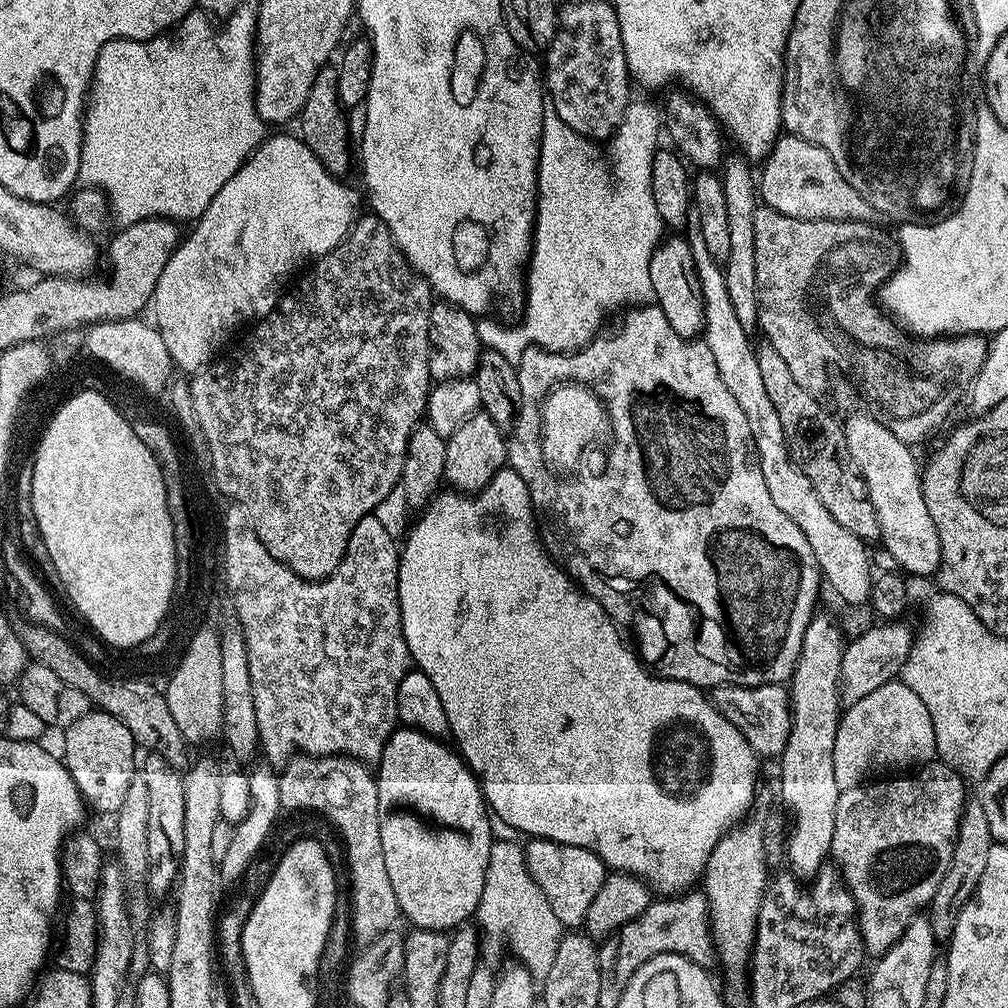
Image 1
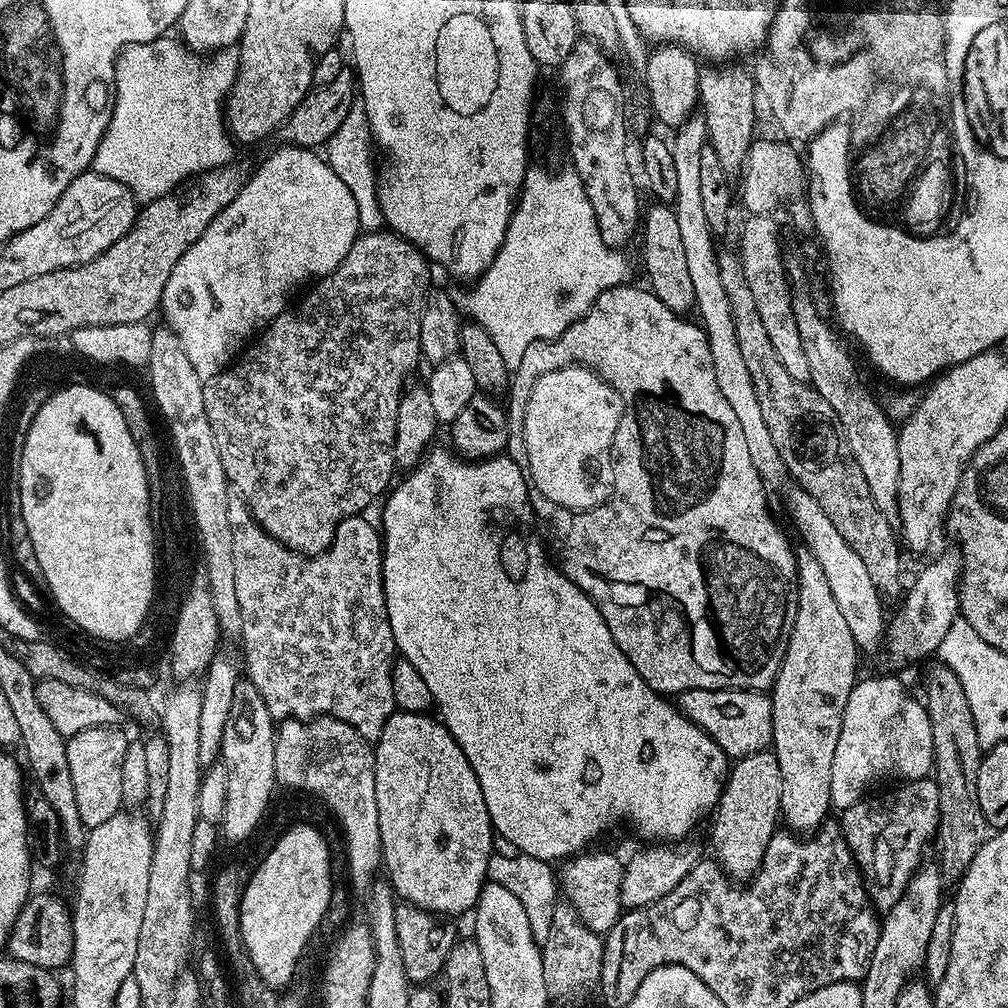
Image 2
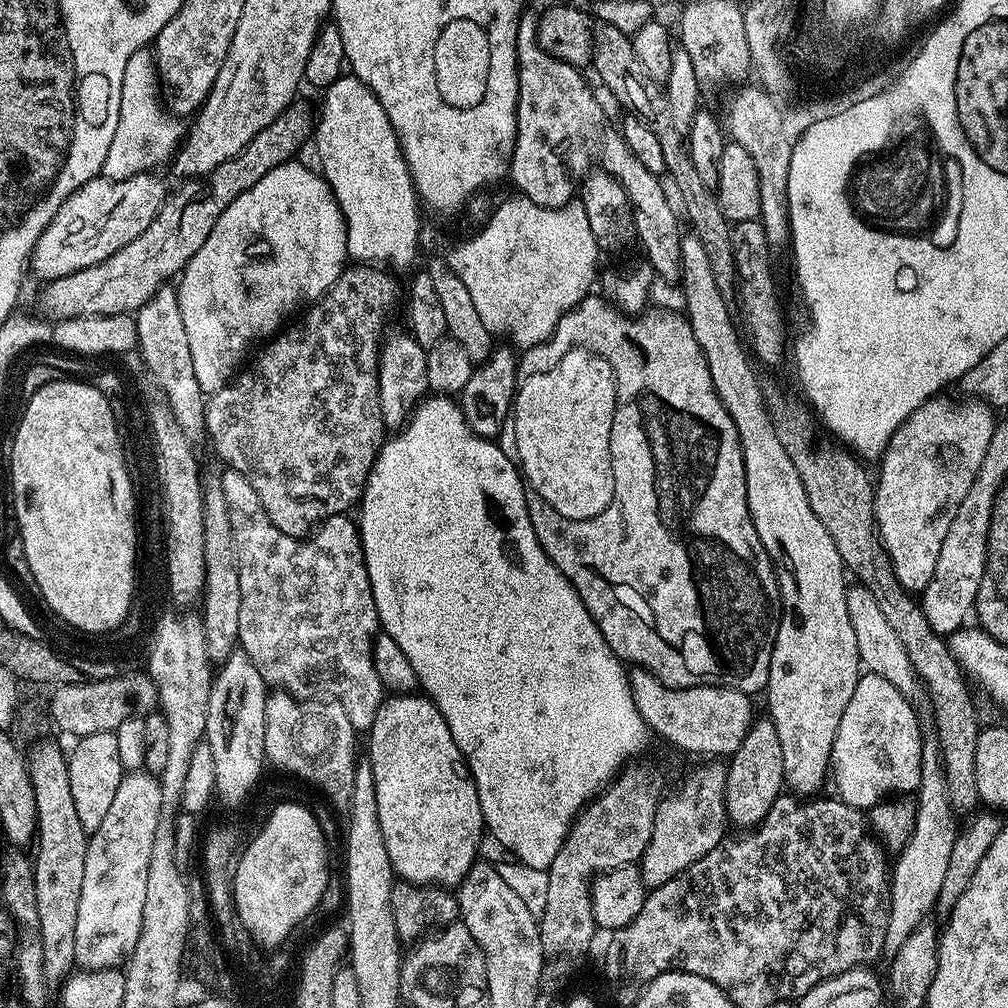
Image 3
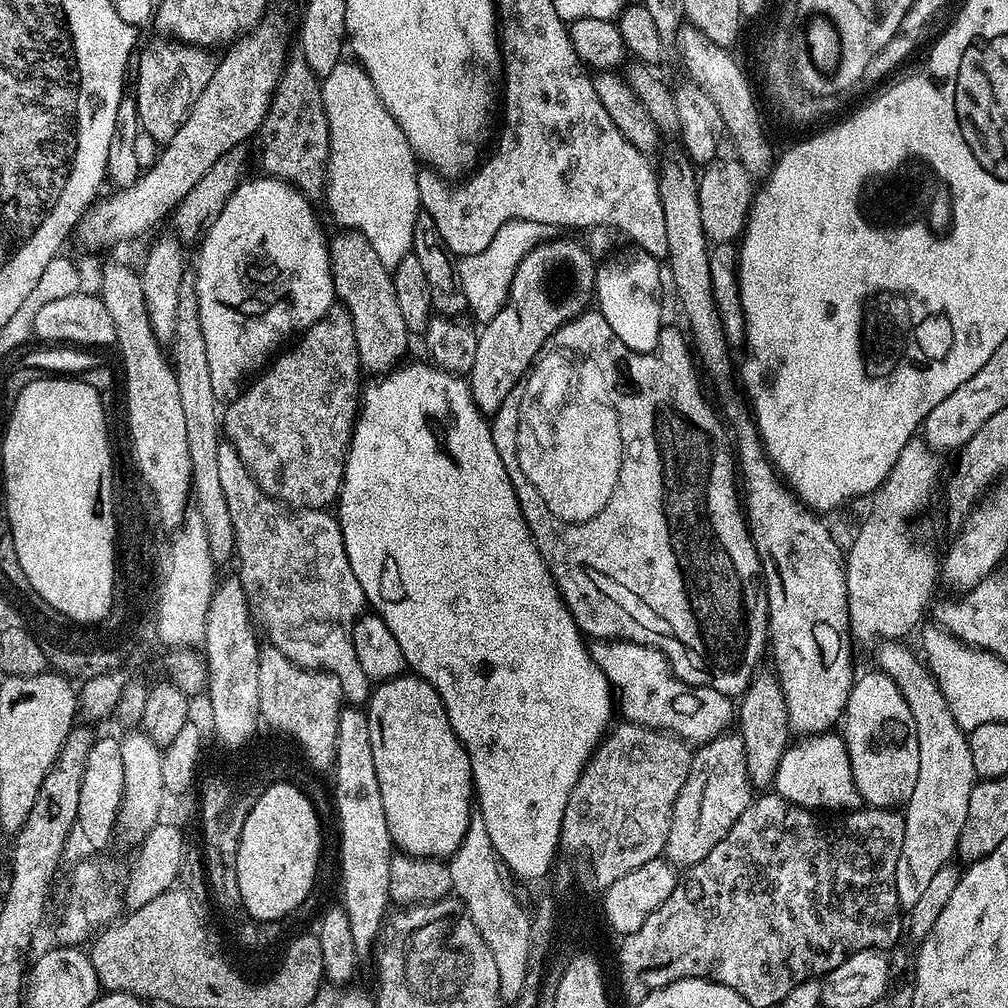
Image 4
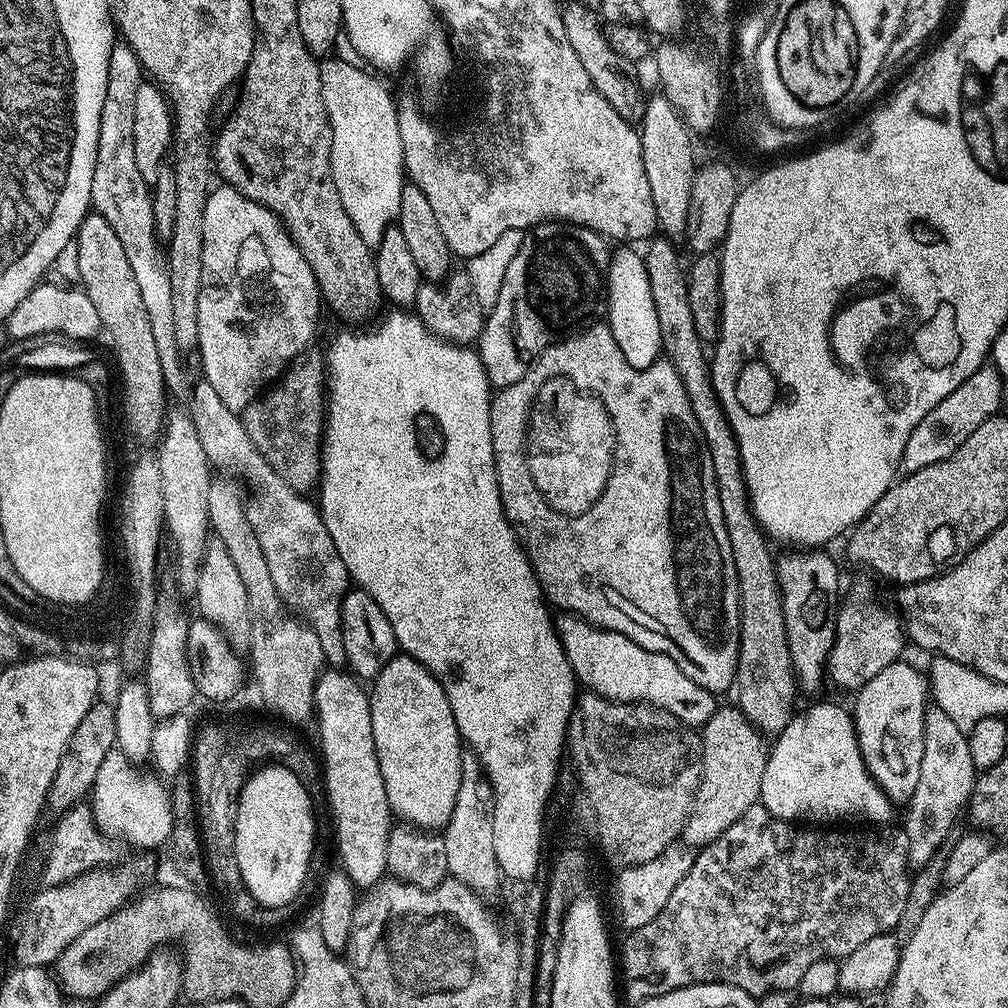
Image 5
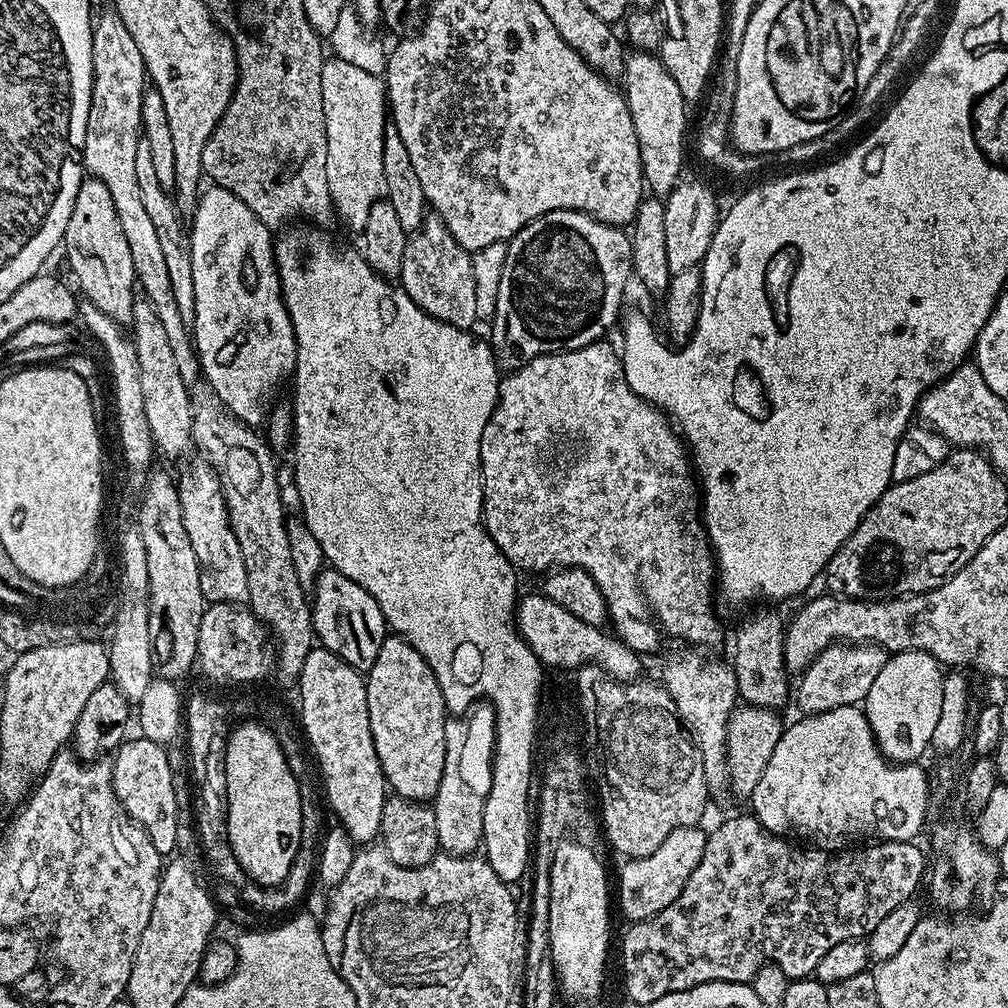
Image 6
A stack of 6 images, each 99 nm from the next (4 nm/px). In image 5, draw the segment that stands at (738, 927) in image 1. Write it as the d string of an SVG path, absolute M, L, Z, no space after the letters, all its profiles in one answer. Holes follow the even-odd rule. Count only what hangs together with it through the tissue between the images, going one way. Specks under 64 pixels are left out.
M652 238L647 241L646 247L642 252L642 267L646 278L650 282L650 298L652 299L652 314L655 320L658 322L658 330L660 331L660 346L663 355L672 363L678 370L678 378L682 378L682 386L686 390L686 398L690 402L690 410L694 410L694 418L698 418L698 426L702 426L702 434L706 438L706 446L710 450L710 458L714 462L714 478L718 482L718 498L722 502L722 518L726 522L726 534L730 534L730 550L734 550L734 564L736 566L736 573L738 574L738 582L740 583L740 658L738 660L738 670L736 671L736 682L734 685L734 693L736 692L735 703L738 705L740 713L744 715L746 719L759 732L763 732L765 737L775 738L779 736L782 730L786 730L786 726L792 721L794 713L797 711L796 708L796 692L798 693L798 685L796 682L796 671L792 665L792 659L790 658L790 646L788 645L788 635L786 634L786 618L784 617L784 611L782 610L782 598L780 597L780 583L776 577L776 560L774 555L768 547L770 547L769 541L766 539L763 532L760 531L760 525L756 523L754 514L752 513L752 503L748 500L748 487L744 481L744 471L742 470L742 458L740 457L740 451L738 450L738 442L734 438L732 433L732 427L730 422L726 418L726 414L722 410L722 406L718 402L716 397L716 391L712 385L712 373L710 371L710 356L706 351L705 341L700 339L698 330L694 326L694 316L690 314L690 304L688 302L688 278L686 275L686 264L680 261L680 256L676 253L676 248L671 239L668 238Z

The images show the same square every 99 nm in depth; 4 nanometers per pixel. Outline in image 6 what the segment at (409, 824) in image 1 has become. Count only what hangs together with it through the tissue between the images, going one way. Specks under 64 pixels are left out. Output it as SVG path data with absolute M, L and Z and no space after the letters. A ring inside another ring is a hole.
M395 634L385 635L382 650L374 658L374 666L366 674L366 701L369 703L370 730L373 731L374 748L378 762L384 771L387 787L393 793L407 800L428 802L433 799L442 782L442 772L446 766L446 722L450 715L444 706L442 690L430 670L430 666L406 642Z

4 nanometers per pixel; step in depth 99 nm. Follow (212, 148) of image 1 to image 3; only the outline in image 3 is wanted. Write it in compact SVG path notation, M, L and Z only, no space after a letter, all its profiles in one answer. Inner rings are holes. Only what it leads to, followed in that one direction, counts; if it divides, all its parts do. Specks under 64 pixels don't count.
M148 50L135 52L130 62L126 62L126 74L122 78L118 130L114 130L114 142L110 142L103 175L109 176L112 180L125 180L143 172L152 172L167 160L169 163L186 136L185 125L183 128L180 124L183 123L162 107L153 53Z

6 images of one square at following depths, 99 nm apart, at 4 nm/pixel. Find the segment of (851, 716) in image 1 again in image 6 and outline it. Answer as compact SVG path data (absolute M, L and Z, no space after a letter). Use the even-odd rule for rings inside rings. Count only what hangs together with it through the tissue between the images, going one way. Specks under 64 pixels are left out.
M898 652L885 659L878 678L870 686L870 694L862 702L864 717L870 722L870 730L880 752L894 764L910 764L919 761L924 751L929 751L934 730L938 726L938 714L942 714L942 682L946 675L939 660L925 652Z

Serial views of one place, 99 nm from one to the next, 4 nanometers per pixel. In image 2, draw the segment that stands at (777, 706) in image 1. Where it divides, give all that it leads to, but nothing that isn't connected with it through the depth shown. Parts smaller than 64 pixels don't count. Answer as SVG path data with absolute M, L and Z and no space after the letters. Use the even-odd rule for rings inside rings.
M695 688L679 693L678 707L703 732L722 746L729 758L749 756L765 751L771 745L774 718L772 697L760 690L743 688Z

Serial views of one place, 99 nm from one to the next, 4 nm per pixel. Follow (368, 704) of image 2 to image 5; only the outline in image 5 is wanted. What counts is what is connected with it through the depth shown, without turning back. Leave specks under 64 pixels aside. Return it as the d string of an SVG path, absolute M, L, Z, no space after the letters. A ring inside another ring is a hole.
M197 380L186 411L192 417L208 462L221 473L256 484L252 488L252 497L249 495L246 500L246 518L250 522L250 530L254 530L254 538L258 538L258 546L262 546L262 554L266 556L274 590L278 590L285 608L318 634L325 661L332 666L343 665L340 604L344 601L345 592L349 591L350 577L346 562L342 562L338 550L334 550L334 538L330 538L322 522L319 507L313 501L311 504L307 495L295 492L280 473L272 469L270 462L262 458L260 451L250 442L250 434L246 434L241 413L225 406L222 398L214 394L214 386L210 386L208 380Z

